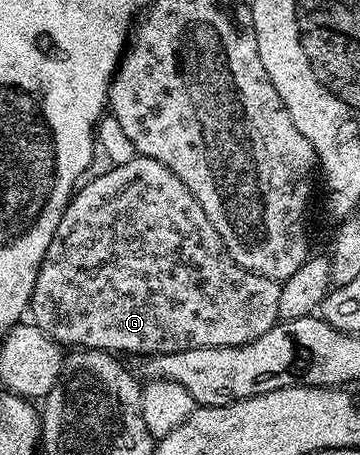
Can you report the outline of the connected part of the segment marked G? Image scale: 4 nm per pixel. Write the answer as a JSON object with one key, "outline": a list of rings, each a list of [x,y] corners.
{"outline":[[[135,154],[132,161],[124,161],[124,165],[113,165],[109,170],[100,172],[95,179],[87,178],[75,190],[69,205],[64,209],[64,217],[60,217],[60,225],[56,225],[56,237],[52,237],[52,245],[48,245],[48,253],[44,253],[44,261],[40,265],[40,273],[36,277],[36,285],[30,298],[28,315],[34,326],[39,327],[54,342],[70,349],[109,351],[121,353],[123,356],[149,357],[180,353],[184,349],[248,345],[248,341],[256,341],[256,337],[264,337],[264,333],[268,333],[268,329],[272,329],[275,323],[279,322],[281,282],[252,273],[233,259],[220,233],[216,233],[212,221],[208,221],[208,213],[200,209],[200,201],[196,201],[196,197],[188,193],[188,185],[184,185],[184,181],[180,181],[180,177],[176,177],[176,173],[168,169],[168,165],[160,165],[160,161],[152,157]]]}

